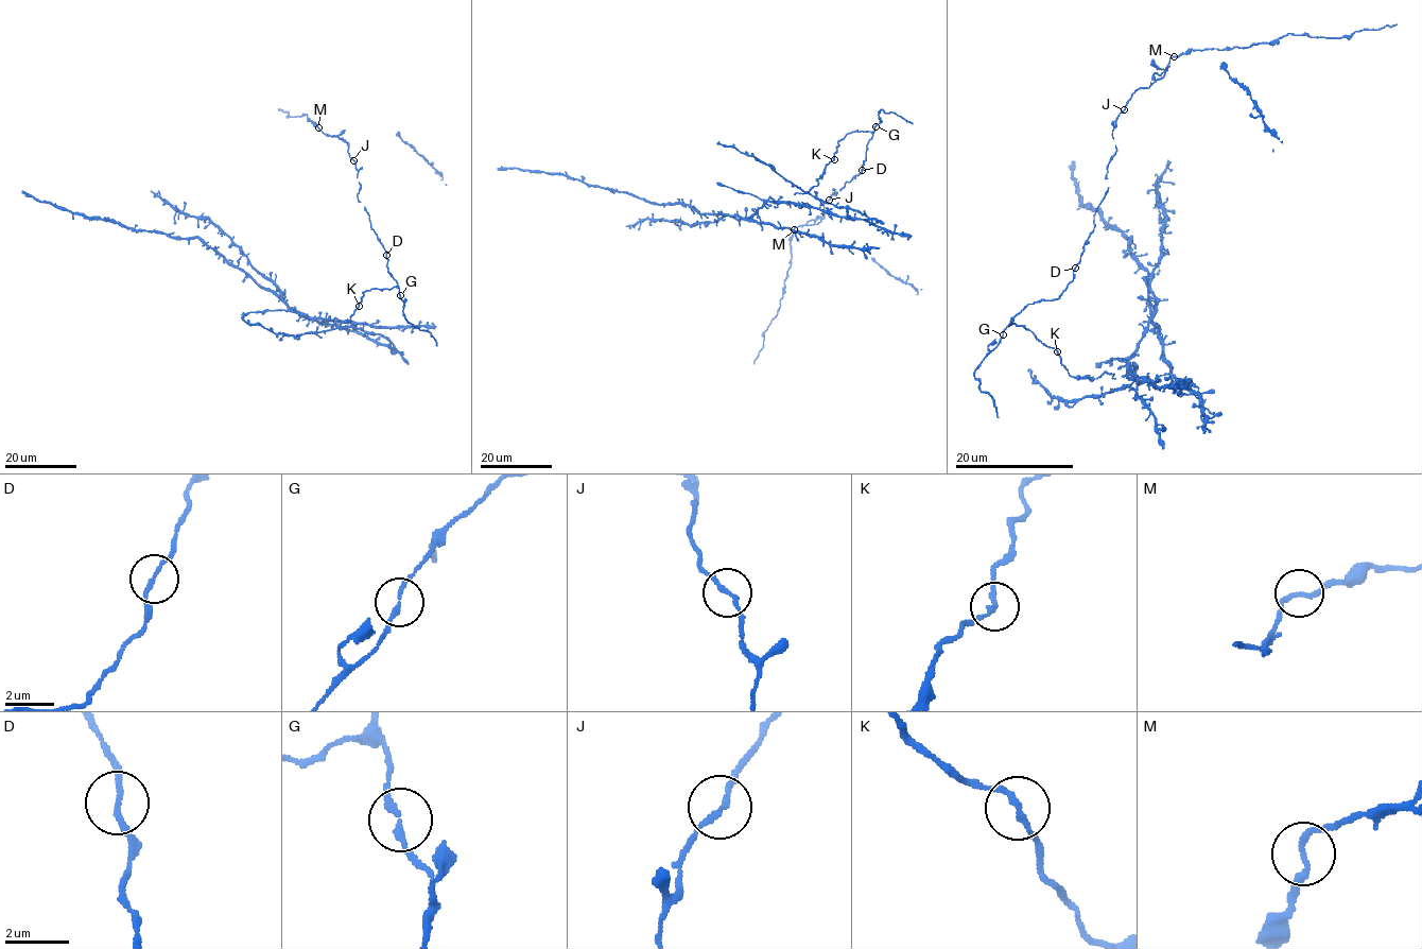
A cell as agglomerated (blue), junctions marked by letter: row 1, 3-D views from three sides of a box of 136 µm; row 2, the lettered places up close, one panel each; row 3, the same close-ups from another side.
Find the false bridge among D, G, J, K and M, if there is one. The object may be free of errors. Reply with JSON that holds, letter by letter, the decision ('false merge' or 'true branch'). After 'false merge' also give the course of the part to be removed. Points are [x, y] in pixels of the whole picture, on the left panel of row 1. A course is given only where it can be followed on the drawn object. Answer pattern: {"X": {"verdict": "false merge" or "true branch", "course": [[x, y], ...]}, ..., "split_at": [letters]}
{"D": {"verdict": "true branch"}, "G": {"verdict": "true branch"}, "J": {"verdict": "true branch"}, "K": {"verdict": "true branch"}, "M": {"verdict": "true branch"}, "split_at": []}

